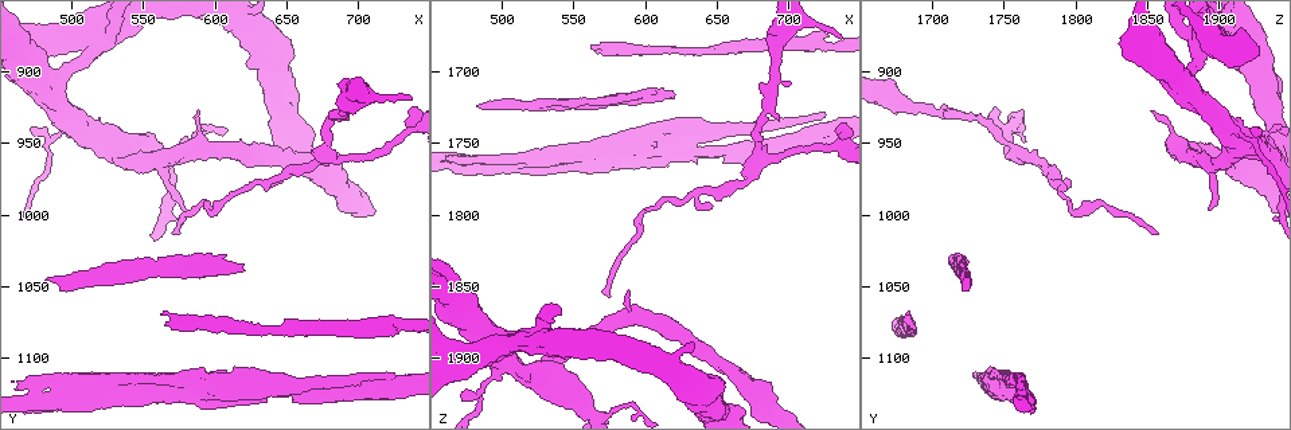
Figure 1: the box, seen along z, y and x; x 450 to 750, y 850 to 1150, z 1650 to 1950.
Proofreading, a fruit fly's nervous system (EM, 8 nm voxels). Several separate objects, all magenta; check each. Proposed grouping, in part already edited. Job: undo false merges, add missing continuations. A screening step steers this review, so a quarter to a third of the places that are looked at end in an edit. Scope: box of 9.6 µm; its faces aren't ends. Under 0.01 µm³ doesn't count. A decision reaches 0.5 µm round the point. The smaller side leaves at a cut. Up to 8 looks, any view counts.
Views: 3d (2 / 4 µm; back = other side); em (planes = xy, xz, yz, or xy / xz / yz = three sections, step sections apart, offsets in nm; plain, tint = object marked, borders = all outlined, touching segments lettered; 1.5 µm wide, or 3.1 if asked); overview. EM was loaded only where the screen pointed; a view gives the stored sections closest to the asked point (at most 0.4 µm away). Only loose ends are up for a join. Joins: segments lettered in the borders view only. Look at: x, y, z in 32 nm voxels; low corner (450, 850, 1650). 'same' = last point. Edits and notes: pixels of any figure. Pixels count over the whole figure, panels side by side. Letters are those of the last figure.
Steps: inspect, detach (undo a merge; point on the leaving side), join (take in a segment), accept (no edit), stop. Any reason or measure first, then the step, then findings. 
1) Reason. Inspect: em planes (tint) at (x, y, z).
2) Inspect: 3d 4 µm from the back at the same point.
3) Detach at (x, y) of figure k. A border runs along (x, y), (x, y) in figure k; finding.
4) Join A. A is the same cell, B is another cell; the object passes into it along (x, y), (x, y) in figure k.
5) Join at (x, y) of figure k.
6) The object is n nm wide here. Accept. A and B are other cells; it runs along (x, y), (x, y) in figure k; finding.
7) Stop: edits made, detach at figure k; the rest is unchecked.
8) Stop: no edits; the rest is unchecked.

Long arm stops here. Inspect: em planes (tint) at (564, 1070, 1686).

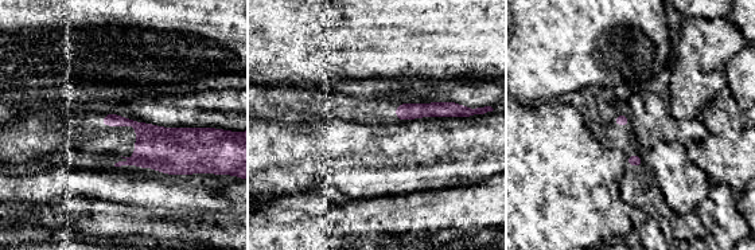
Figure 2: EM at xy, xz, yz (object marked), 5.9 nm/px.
Inspect: em planes (borders) at the same point.

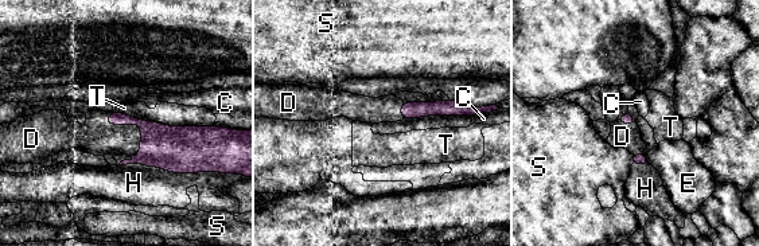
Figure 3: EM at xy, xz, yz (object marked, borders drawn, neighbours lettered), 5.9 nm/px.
Join D. D is the same cell, C, E, H, S and T are other cells; the object passes into it along (171, 148), (137, 124), (100, 139) in figure 3; the neuron continues.

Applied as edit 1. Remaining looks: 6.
Redraw. Inspect: overview.

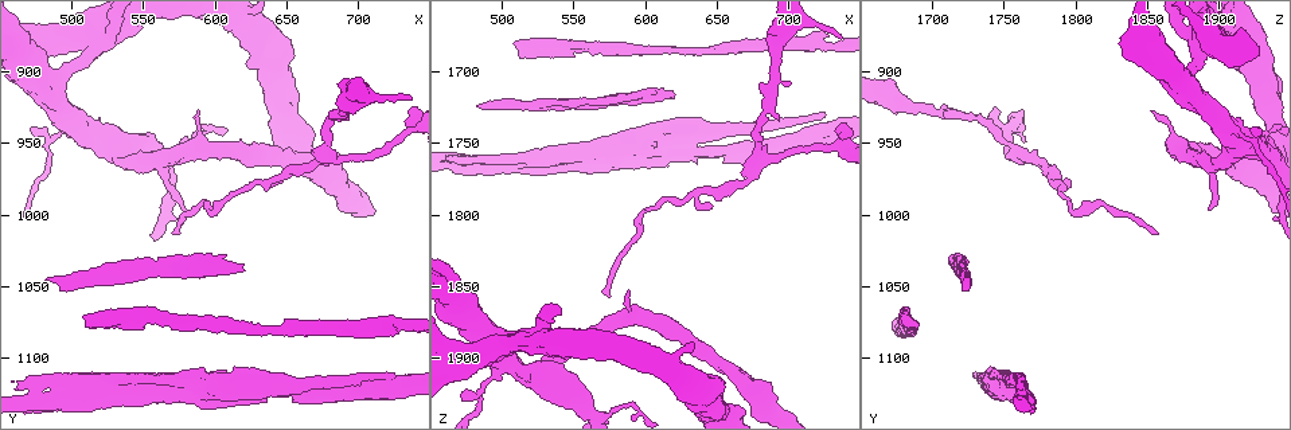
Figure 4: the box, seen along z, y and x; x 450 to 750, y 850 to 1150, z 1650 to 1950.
Three-way junction. Inspect: em xy step 4 (tint) at (678, 956, 1760).

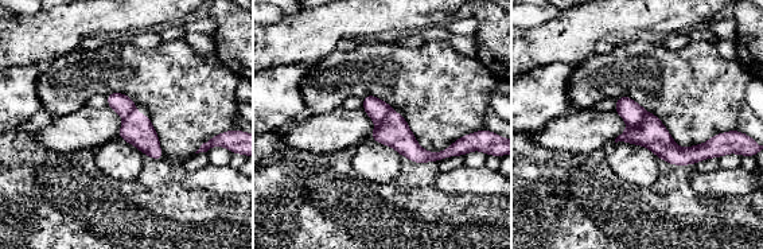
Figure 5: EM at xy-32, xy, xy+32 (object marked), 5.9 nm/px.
Cut it another way. Inspect: em planes (borders) at the same point.

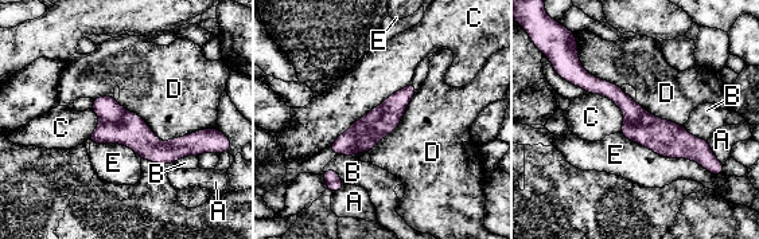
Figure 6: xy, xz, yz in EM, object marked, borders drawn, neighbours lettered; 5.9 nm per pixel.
Detach at (368, 136) of figure 6. A, B, C, D and E are other cells; a border runs along (380, 106), (342, 153) in figure 6; a second neuron is stuck on.

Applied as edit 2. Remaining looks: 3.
Stop: edits made, join at figure 3, detach at figure 6; the rest is unchecked.

